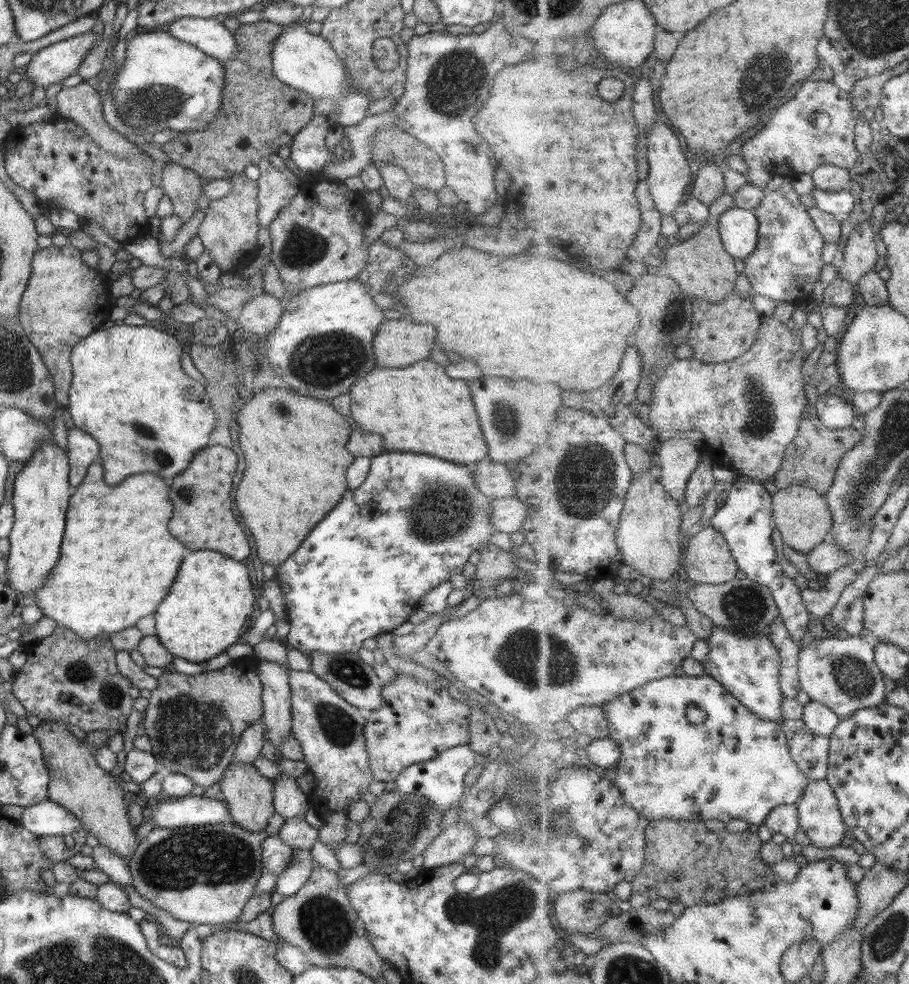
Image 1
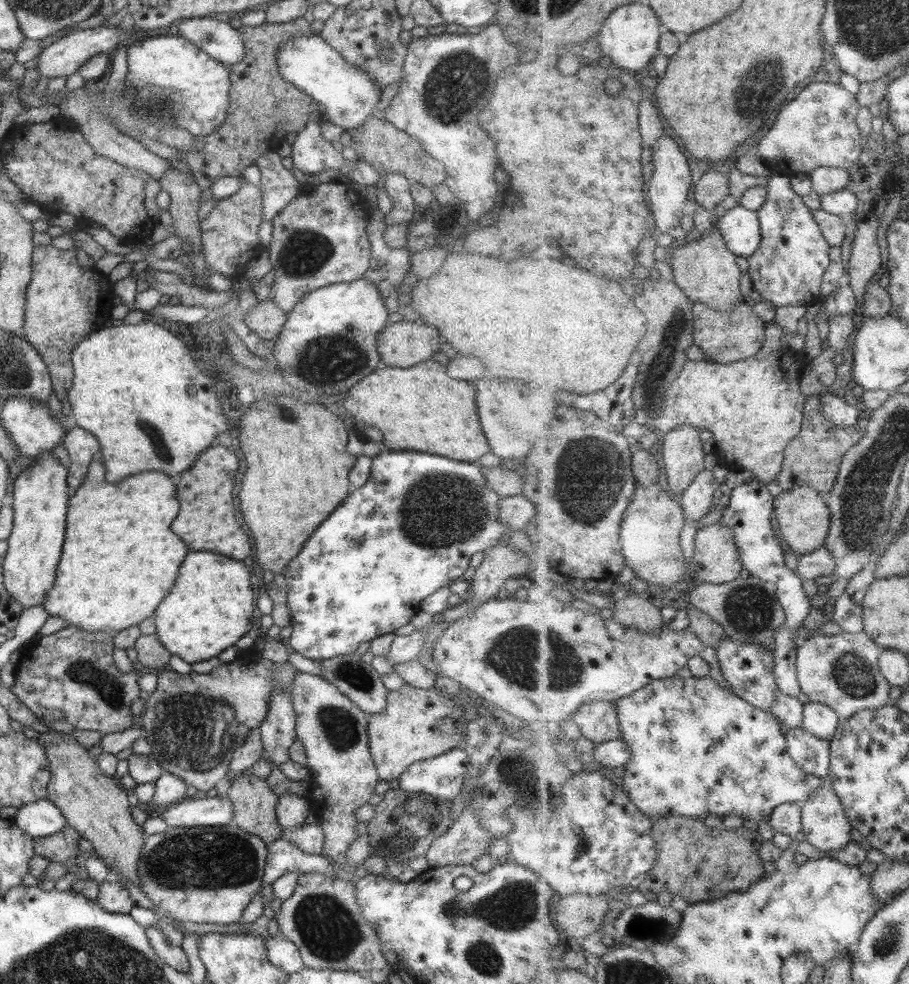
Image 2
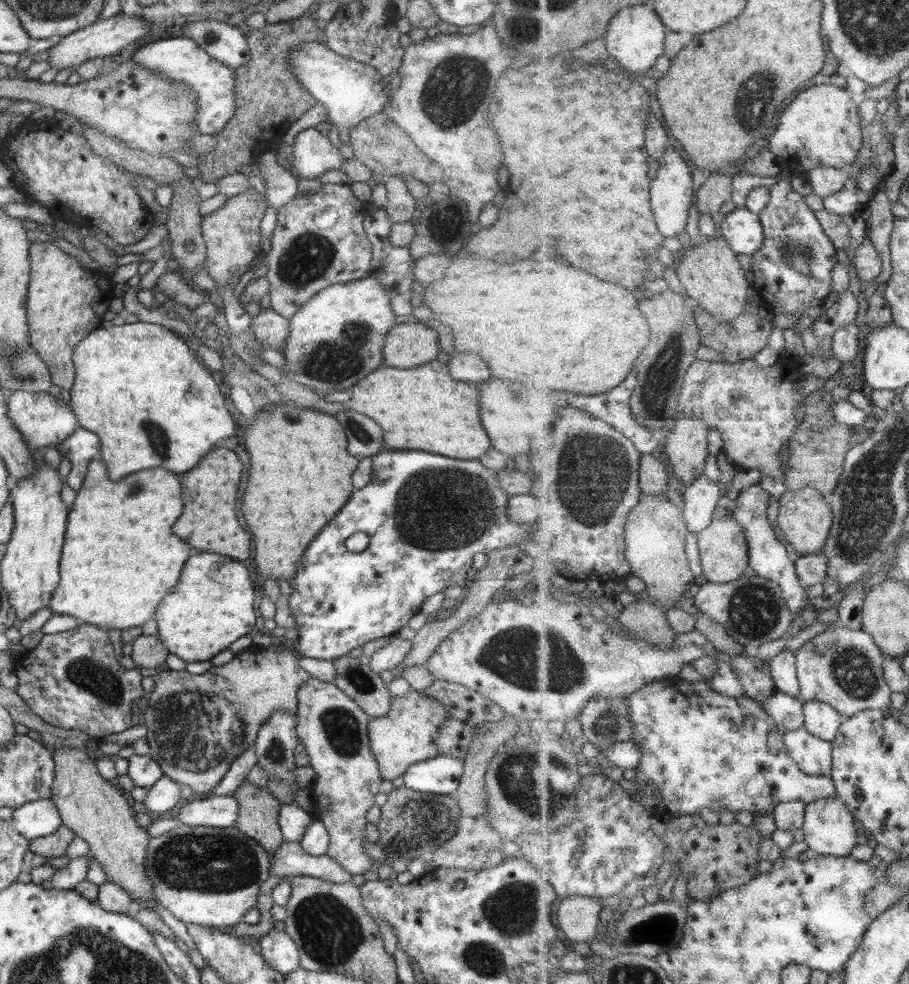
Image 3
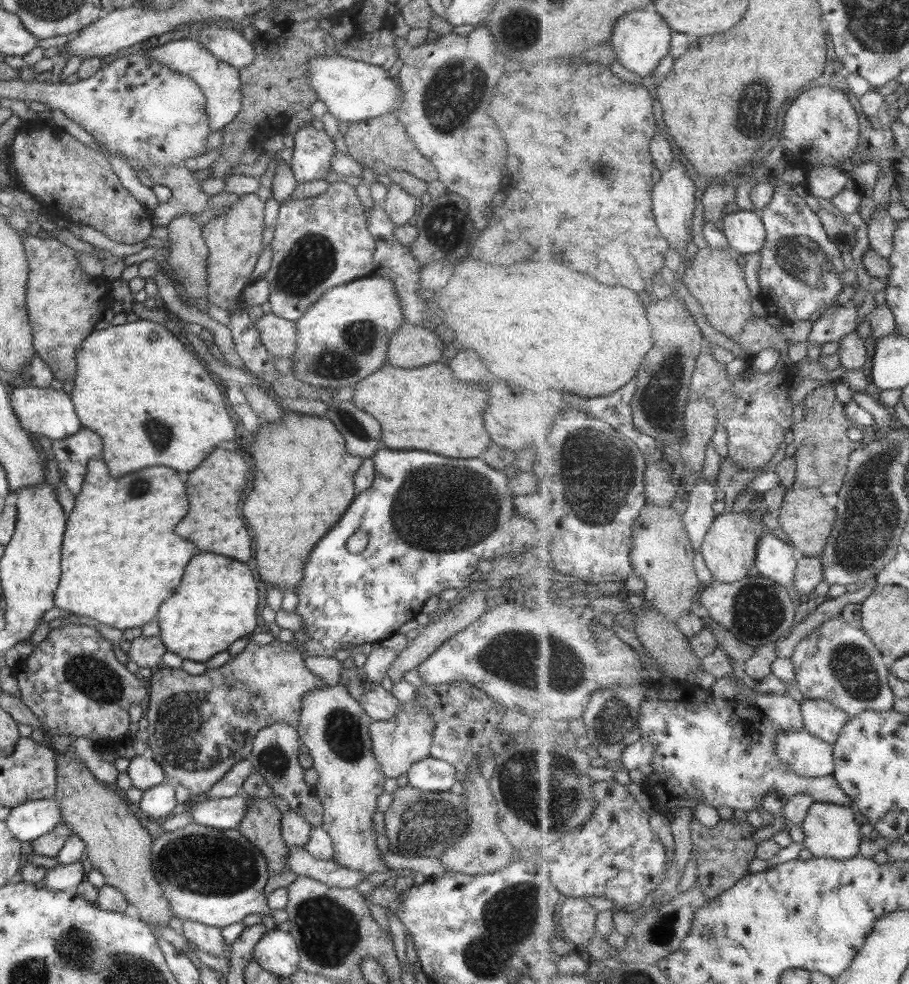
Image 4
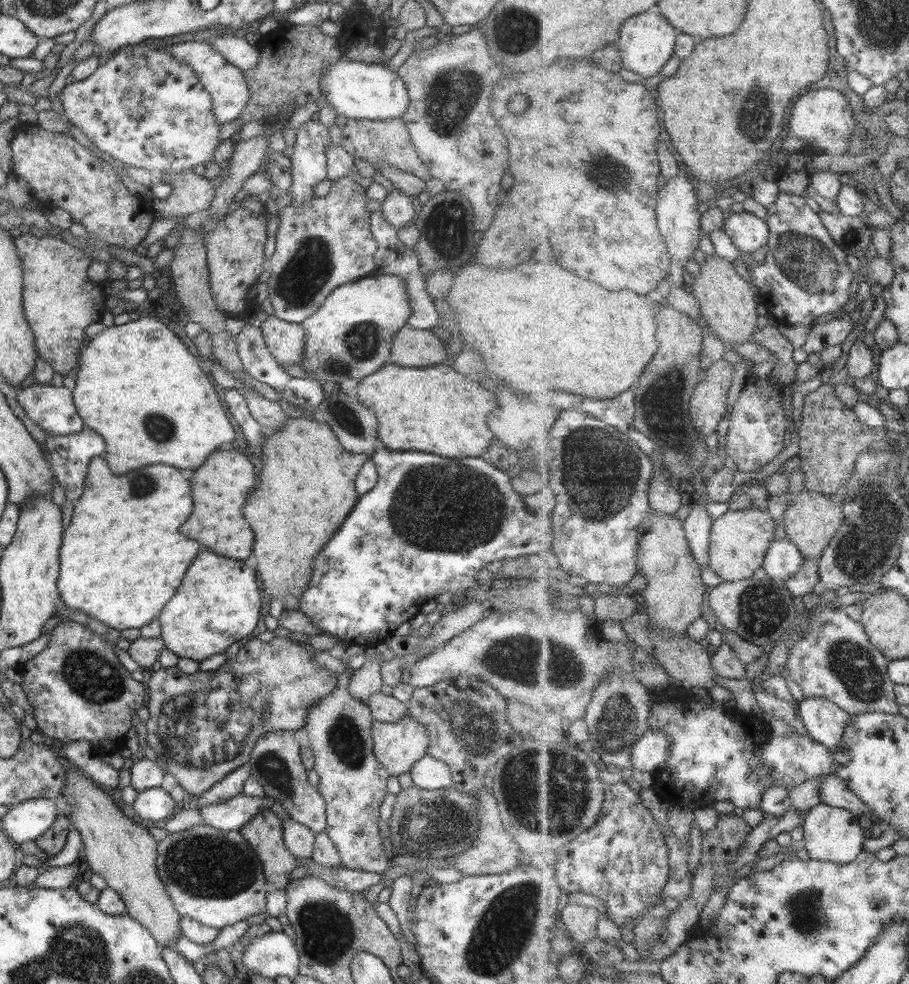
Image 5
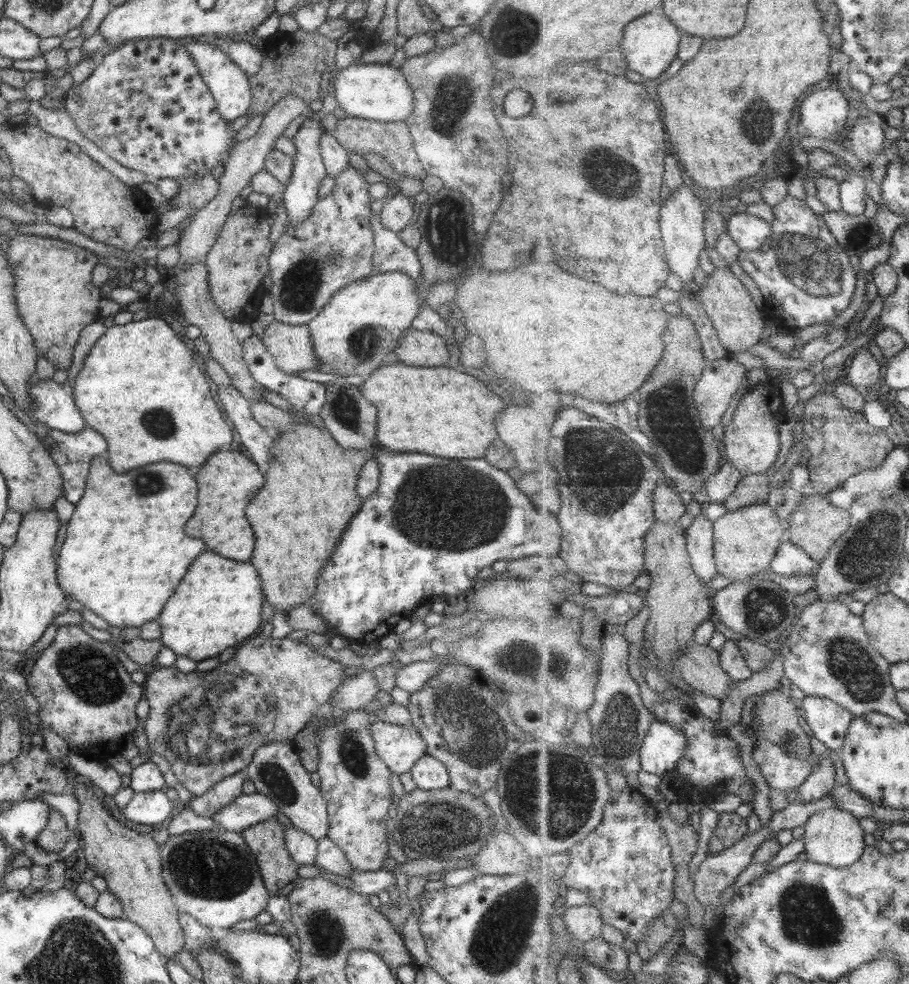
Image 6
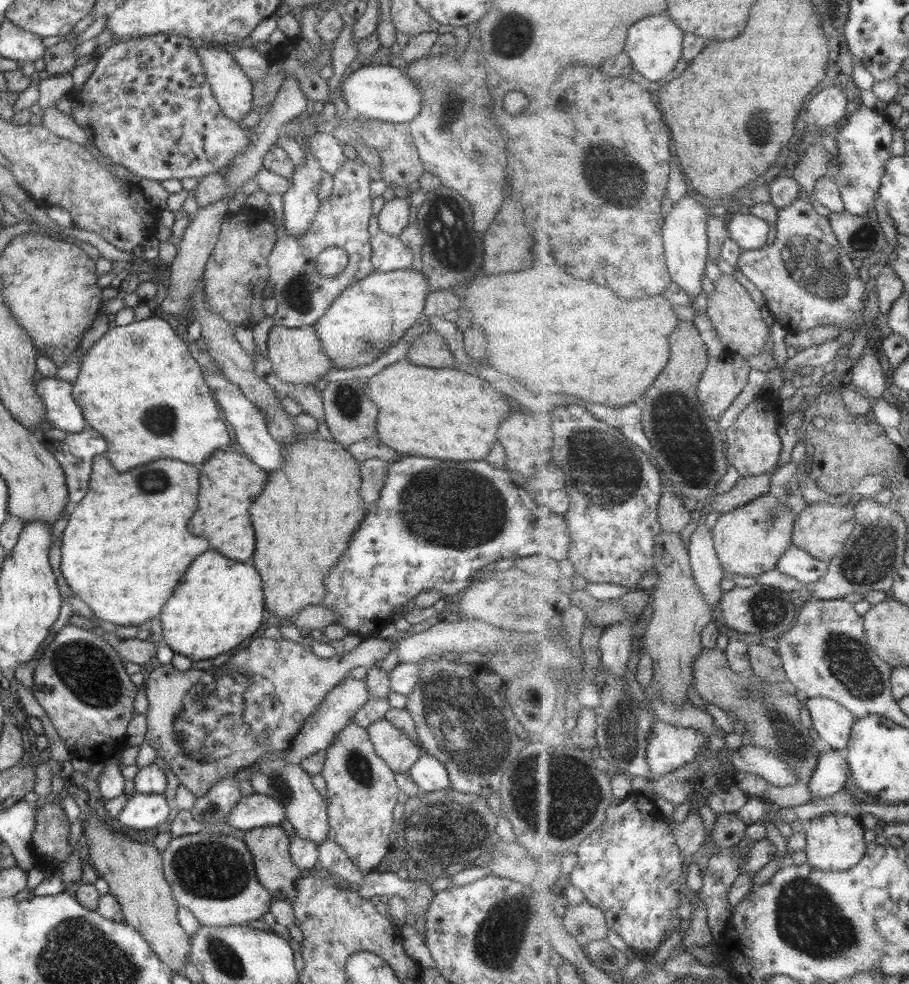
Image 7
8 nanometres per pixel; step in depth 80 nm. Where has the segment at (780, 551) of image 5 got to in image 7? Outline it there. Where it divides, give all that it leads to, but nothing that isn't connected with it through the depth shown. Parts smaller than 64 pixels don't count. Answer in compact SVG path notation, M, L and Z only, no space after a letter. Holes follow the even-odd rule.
M791 545L779 559L777 568L810 587L821 580L829 570L829 563L819 560L797 545Z

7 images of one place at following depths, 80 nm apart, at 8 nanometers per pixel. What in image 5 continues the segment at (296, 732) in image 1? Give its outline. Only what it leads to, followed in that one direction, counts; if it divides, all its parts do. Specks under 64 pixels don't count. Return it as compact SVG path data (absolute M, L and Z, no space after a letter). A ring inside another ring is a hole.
M343 671L336 676L336 685L329 694L318 698L307 707L301 730L307 736L314 763L313 770L318 775L317 793L325 804L326 826L325 834L331 840L339 854L341 865L350 870L359 870L381 875L387 869L387 856L382 847L382 838L377 828L379 807L386 795L385 780L387 771L377 762L372 753L370 726L374 722L368 706L356 701L348 691L351 672Z

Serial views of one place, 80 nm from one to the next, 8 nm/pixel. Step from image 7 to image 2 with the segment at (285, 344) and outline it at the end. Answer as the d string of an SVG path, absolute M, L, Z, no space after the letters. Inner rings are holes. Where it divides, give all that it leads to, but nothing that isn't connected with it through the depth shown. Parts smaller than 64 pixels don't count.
M271 298L257 303L243 315L243 323L263 341L275 340L285 324L286 314L281 312Z

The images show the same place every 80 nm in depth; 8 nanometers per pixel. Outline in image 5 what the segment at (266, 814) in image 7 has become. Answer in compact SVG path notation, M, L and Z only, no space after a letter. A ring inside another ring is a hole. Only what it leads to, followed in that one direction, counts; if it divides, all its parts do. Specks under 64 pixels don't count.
M239 794L221 804L209 804L199 810L201 823L219 831L239 831L259 810L269 808L266 798Z

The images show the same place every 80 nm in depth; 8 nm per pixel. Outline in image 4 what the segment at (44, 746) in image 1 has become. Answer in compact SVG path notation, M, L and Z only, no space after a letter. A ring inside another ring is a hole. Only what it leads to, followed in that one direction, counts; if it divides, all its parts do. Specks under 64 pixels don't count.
M57 753L54 755L56 764L56 783L54 800L58 803L60 820L69 830L83 841L84 852L92 869L97 870L104 878L105 885L116 888L125 897L128 904L132 904L139 912L139 920L146 923L156 940L161 940L157 934L157 926L168 926L167 920L173 917L167 901L162 896L162 890L153 879L151 873L151 844L153 838L141 827L140 817L133 816L125 801L108 788L106 784L99 782L85 766L85 763L71 753Z

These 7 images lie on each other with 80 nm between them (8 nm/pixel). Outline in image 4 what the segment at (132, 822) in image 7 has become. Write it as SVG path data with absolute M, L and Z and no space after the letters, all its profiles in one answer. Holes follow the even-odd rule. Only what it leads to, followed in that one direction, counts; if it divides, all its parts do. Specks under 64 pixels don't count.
M163 780L143 792L138 804L139 814L145 818L157 820L169 814L176 804L174 788L170 788Z

